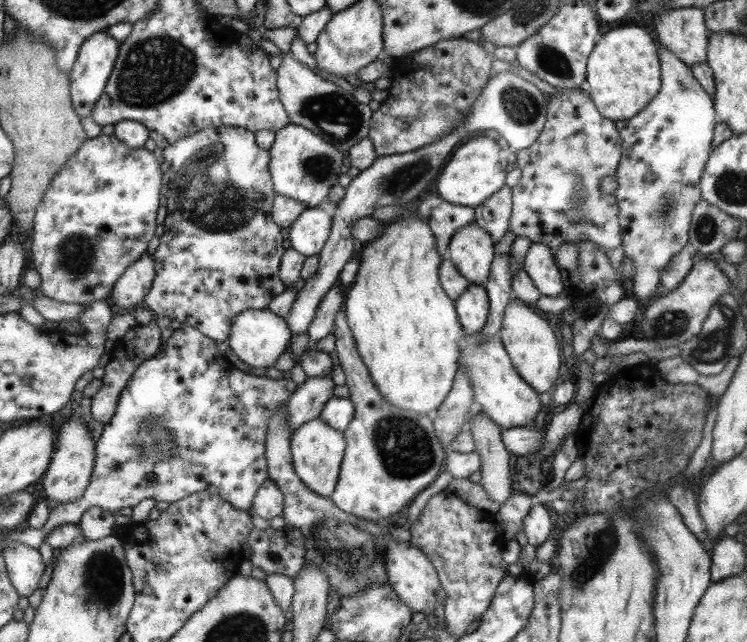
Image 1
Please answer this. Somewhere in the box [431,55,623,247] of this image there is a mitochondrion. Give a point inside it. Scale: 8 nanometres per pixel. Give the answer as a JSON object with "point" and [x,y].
{"point":[523,108]}

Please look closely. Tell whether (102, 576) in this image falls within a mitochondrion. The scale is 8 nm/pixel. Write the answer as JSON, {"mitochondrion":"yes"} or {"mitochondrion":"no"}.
{"mitochondrion":"yes"}

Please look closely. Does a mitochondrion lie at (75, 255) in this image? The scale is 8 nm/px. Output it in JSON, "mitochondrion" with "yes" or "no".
{"mitochondrion":"yes"}

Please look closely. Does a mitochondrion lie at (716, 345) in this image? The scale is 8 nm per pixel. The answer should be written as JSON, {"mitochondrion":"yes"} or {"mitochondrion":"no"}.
{"mitochondrion":"yes"}

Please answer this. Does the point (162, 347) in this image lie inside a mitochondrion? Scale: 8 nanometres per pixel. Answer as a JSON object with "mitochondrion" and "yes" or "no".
{"mitochondrion":"no"}

